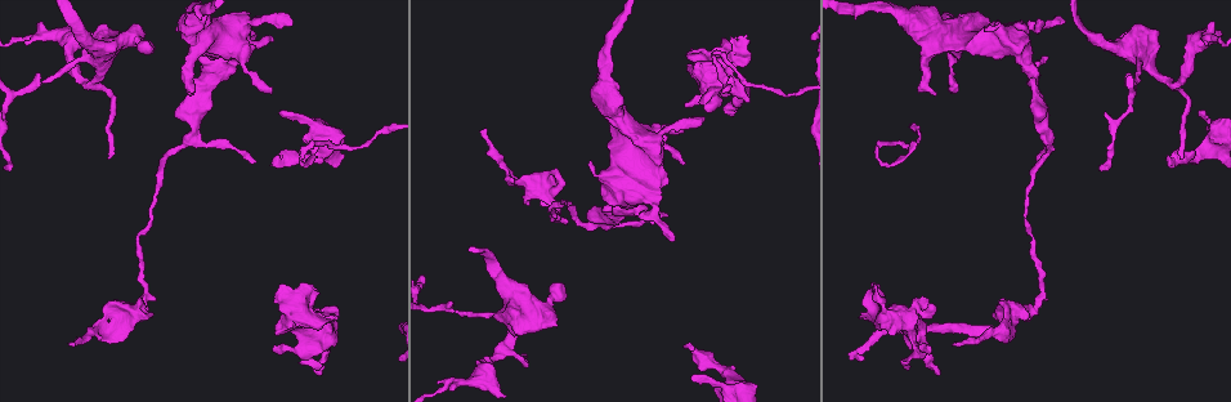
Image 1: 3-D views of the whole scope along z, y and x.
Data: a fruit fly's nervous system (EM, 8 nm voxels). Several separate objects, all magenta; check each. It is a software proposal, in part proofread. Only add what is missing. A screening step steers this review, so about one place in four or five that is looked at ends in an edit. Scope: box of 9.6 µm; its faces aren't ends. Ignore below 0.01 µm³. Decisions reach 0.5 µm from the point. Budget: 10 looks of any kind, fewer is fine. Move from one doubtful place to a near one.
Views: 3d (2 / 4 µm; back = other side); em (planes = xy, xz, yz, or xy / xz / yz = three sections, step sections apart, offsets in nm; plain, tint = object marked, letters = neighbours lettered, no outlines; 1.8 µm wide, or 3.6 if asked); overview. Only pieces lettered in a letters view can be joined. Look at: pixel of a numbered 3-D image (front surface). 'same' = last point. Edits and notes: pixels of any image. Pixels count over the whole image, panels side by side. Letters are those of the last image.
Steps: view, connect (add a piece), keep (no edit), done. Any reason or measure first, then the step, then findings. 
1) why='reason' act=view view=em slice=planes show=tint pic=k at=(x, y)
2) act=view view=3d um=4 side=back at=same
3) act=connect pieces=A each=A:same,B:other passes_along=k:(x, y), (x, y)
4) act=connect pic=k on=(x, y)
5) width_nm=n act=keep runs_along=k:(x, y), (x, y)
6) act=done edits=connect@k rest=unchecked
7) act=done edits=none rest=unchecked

why='thin end' act=view view=em slice=planes show=tint pic=1 at=(485, 129)

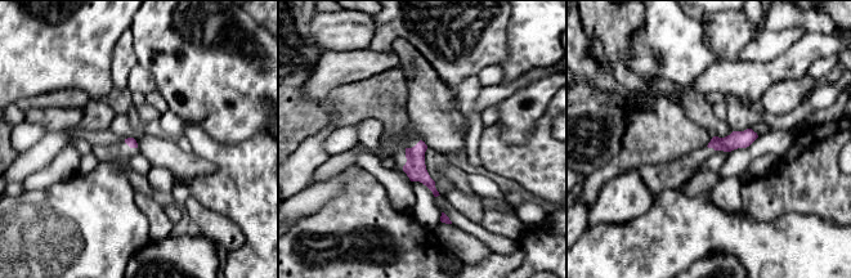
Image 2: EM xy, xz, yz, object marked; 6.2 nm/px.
act=view view=em slice=planes show=letters at=same

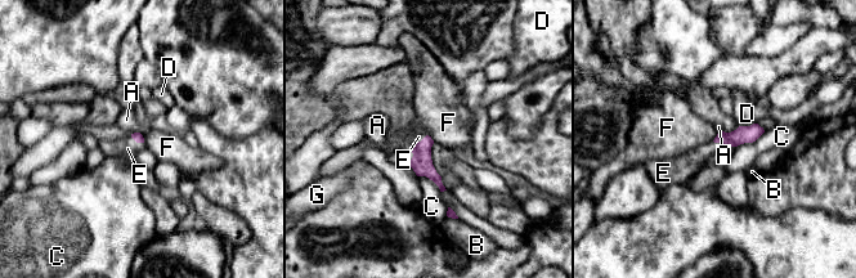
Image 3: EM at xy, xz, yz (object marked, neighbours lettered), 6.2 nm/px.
longest_contact=C:200nm act=keep each=A:other,B:other,C:other,D:other,E:other,F:other,G:other border=3:(426, 134), (434, 142) found='no lettered piece goes on from it'

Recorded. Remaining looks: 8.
why='an open end' act=view view=3d um=2 pic=1 at=(318, 365)

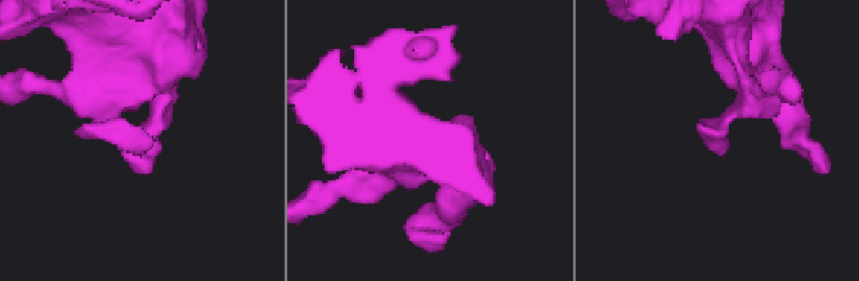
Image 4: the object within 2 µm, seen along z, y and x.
act=view view=em slice=planes show=tint pic=4 at=(150, 148)

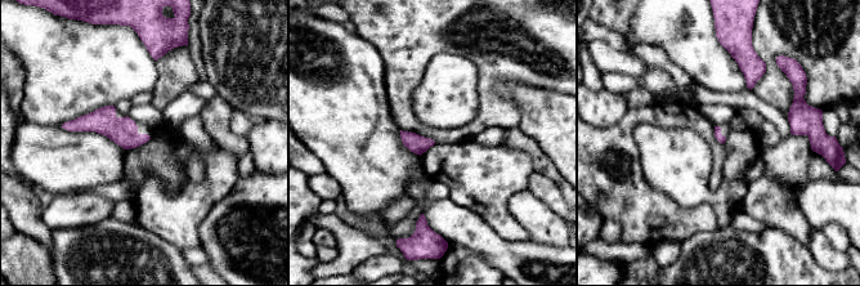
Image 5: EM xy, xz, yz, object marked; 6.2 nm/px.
act=view view=em slice=planes show=letters at=same

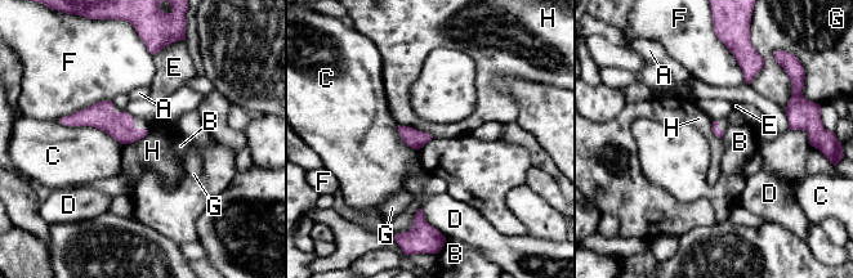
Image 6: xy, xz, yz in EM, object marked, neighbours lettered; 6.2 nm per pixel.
act=keep each=A:other,B:other,C:other,D:other,E:other,F:other,G:other,H:other runs_along=6:(67, 119), (107, 119), (142, 133) found='none of them fits'

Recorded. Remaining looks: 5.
why='free end' act=view view=3d um=2 pic=1 at=(874, 283)

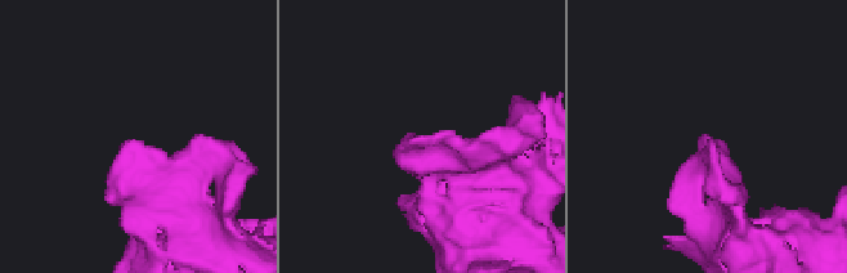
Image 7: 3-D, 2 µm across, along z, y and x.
why='need the tissue' act=view view=em slice=planes show=plain pic=7 at=(132, 143)

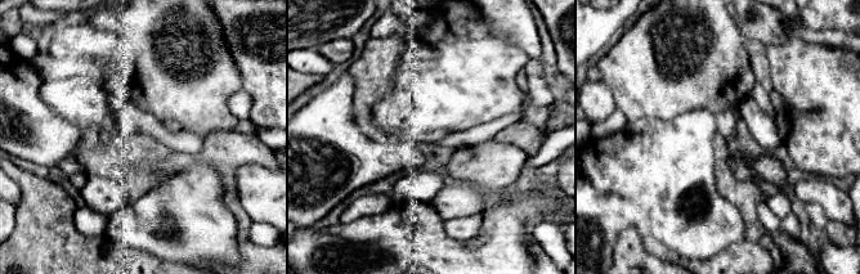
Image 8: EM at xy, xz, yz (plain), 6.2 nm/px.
act=view view=em slice=planes show=letters at=same

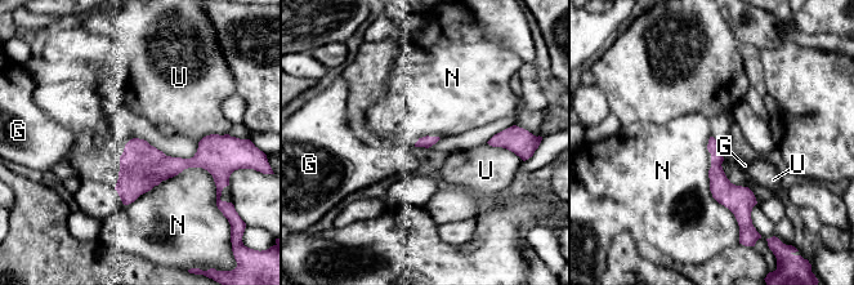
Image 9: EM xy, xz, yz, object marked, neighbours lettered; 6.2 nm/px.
act=keep each=G:other,N:other,U:other runs_along=9:(711, 142), (718, 182), (741, 214) found='no lettered piece goes on from it'

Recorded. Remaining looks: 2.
why='free end' act=view view=em slice=planes show=plain pic=1 at=(291, 25)

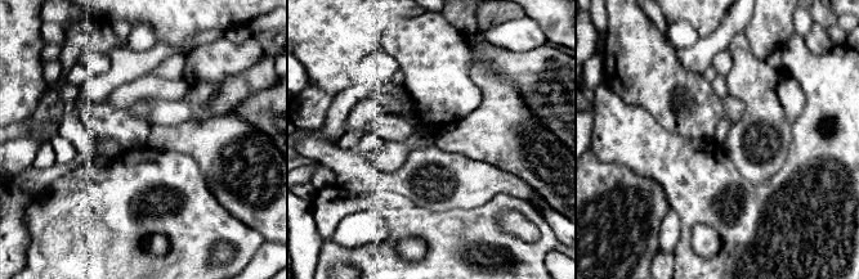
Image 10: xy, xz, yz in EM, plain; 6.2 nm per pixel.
act=view view=em slice=planes show=letters at=same

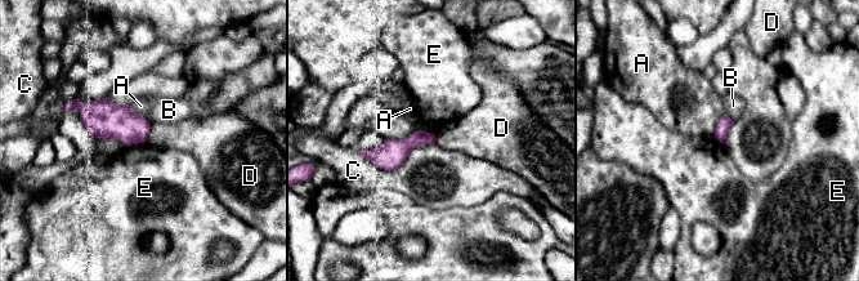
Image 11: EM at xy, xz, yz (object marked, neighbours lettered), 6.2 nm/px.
act=keep each=A:other,B:other,C:other,D:other,E:other border=11:(151, 124), (146, 141) found='no lettered piece goes on from it'

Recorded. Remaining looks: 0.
act=done edits=none rest=unchecked

